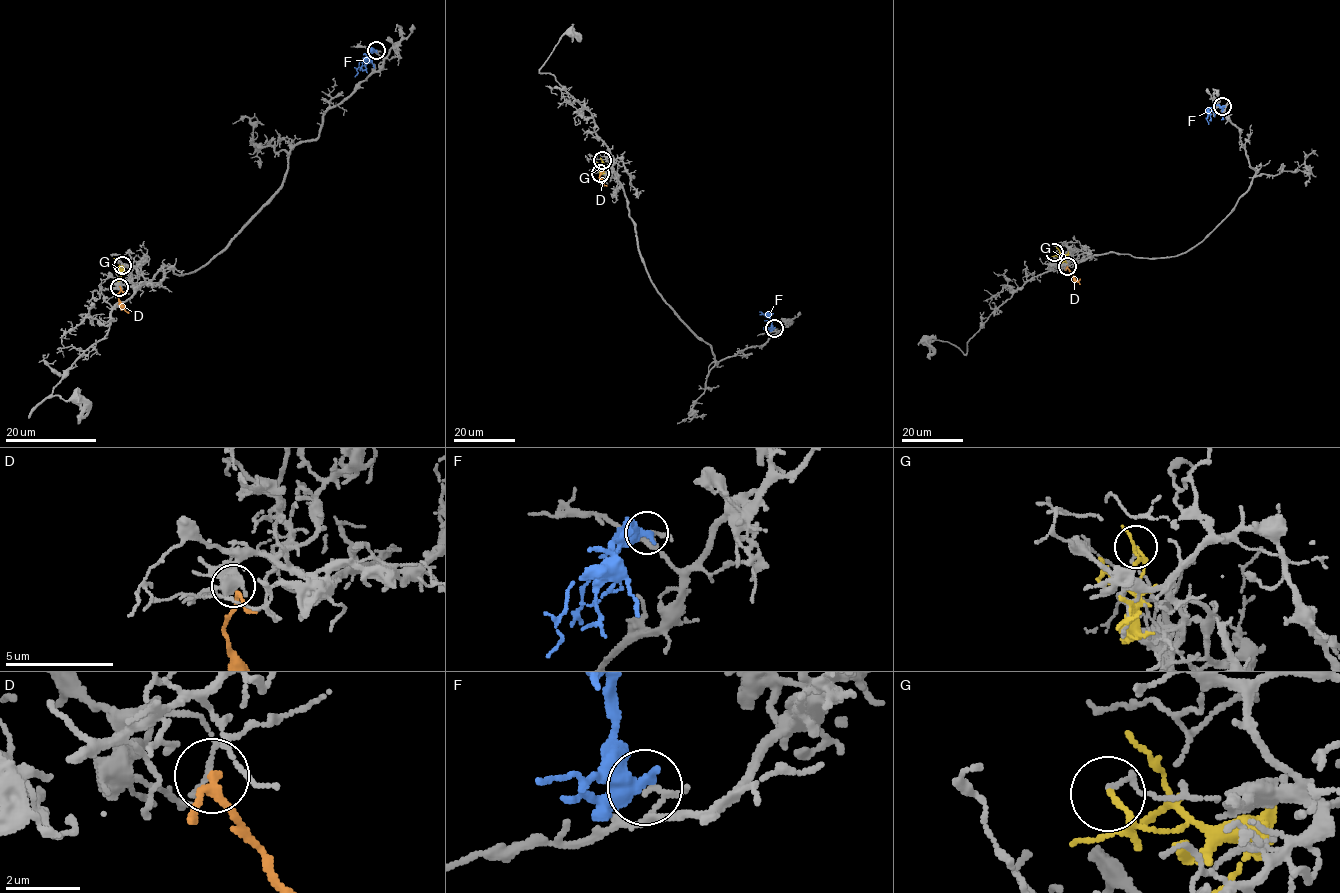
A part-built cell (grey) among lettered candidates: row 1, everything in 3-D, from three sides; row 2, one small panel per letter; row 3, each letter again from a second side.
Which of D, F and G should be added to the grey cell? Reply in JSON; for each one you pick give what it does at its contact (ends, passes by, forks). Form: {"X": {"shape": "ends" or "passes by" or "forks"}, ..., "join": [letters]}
{"join": []}

